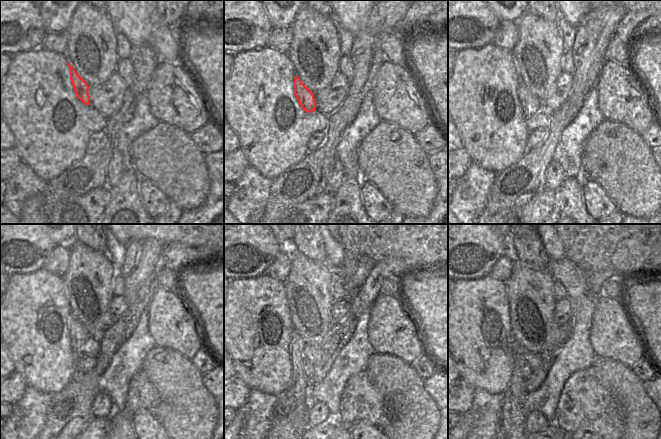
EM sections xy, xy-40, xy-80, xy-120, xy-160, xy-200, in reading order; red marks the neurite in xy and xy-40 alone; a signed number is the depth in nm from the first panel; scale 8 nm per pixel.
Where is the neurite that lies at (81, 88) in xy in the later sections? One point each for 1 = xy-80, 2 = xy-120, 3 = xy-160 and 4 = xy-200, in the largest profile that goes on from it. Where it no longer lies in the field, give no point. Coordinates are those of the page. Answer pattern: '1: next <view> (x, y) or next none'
1: next xy-80 (530, 105)
2: next xy-120 (78, 334)
3: next xy-160 (296, 391)
4: next xy-200 (512, 418)

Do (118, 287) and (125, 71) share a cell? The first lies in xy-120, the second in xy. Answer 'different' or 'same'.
same

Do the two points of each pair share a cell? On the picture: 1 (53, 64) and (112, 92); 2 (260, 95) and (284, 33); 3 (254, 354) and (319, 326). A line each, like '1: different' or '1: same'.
1: different
2: different
3: different

